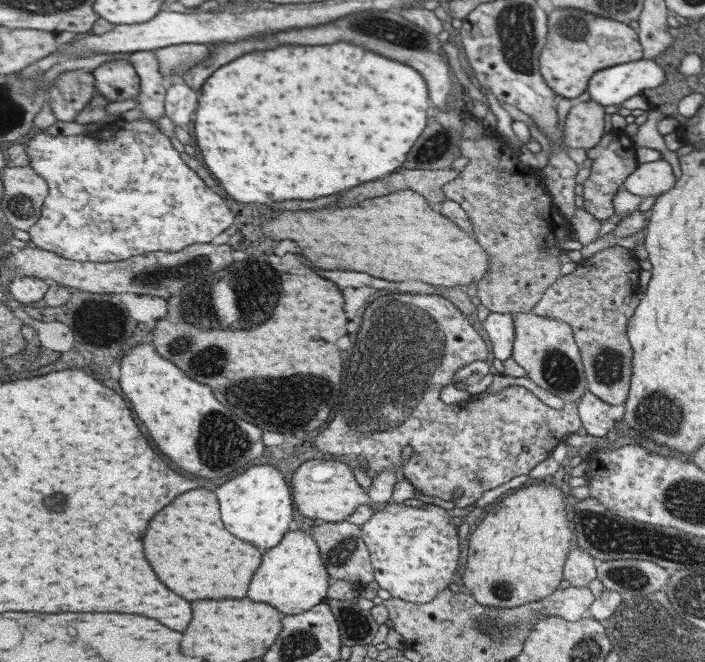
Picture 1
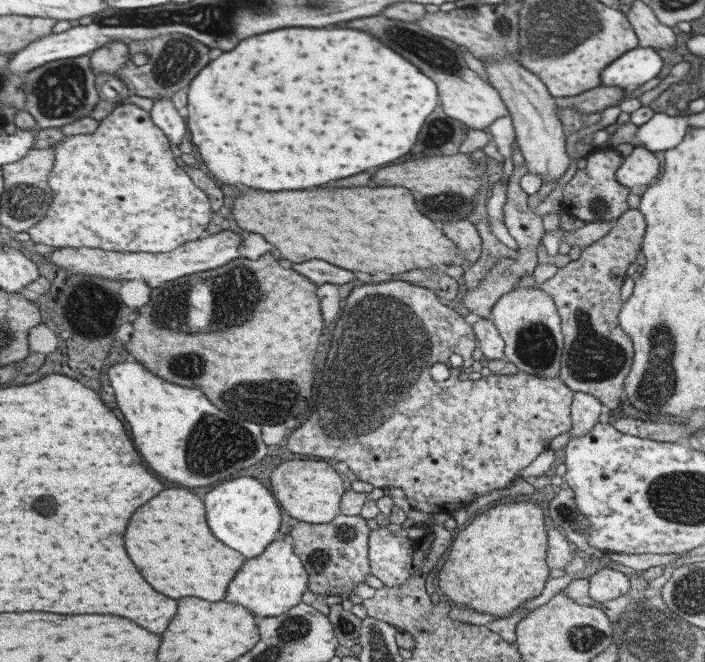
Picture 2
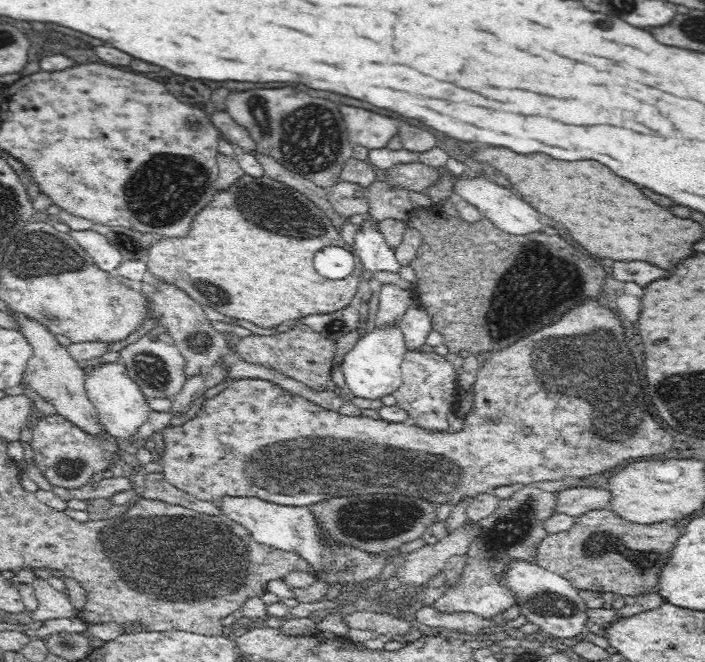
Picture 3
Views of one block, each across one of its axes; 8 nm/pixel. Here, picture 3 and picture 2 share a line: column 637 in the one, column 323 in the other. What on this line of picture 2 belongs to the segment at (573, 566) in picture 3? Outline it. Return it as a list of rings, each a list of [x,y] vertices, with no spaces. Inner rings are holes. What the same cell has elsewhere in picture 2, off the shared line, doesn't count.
[[[338,514],[327,524],[308,524],[297,521],[289,528],[287,539],[292,550],[308,572],[308,591],[327,595],[333,600],[339,592],[351,592],[351,588],[365,581],[370,574],[368,565],[368,534],[366,522],[359,515]]]

